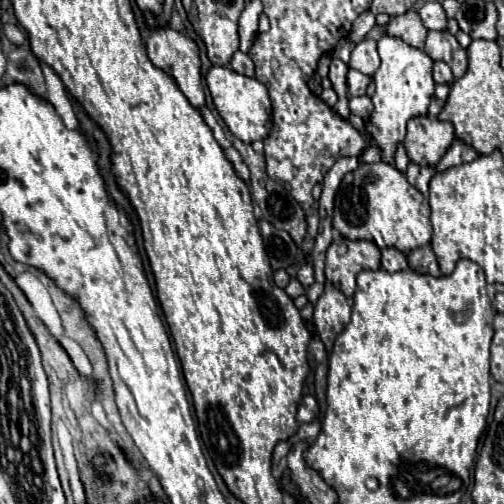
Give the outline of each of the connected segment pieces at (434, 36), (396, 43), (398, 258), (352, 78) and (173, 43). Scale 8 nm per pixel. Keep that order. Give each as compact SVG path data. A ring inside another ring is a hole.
M431 30L425 40L425 52L433 60L445 62L453 70L455 78L461 78L467 70L467 50L461 48L457 38L449 30L441 30L441 32Z
M383 34L377 40L377 50L381 56L381 66L373 74L375 96L373 96L373 114L367 120L367 130L373 134L375 142L383 150L383 160L393 162L393 152L399 142L405 138L405 124L413 116L425 116L431 96L435 92L435 82L431 76L433 60L419 48L405 44L397 36Z
M383 248L381 250L381 268L389 270L389 272L397 272L397 270L405 270L407 268L407 258L401 250L397 248Z
M351 68L349 74L347 74L349 96L363 96L365 90L367 90L367 86L369 86L369 82L371 82L371 76L365 76L365 74L361 74L361 72L357 72L357 70Z
M151 28L149 38L147 38L147 52L149 52L149 60L165 70L167 74L171 74L179 88L183 90L183 94L187 96L187 100L195 106L201 108L205 104L205 94L203 94L203 84L201 84L201 60L199 60L199 48L195 44L195 40L191 40L185 32L177 32L173 28Z

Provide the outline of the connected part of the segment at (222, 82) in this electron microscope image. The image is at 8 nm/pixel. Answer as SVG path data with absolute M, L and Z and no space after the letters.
M213 66L207 72L205 80L207 80L207 86L211 90L213 102L219 110L221 118L225 120L225 124L237 138L241 138L245 144L251 144L255 140L263 140L271 132L271 126L273 126L271 100L269 100L269 92L267 92L265 84L261 84L255 78L231 72L229 68L223 68L223 66Z

